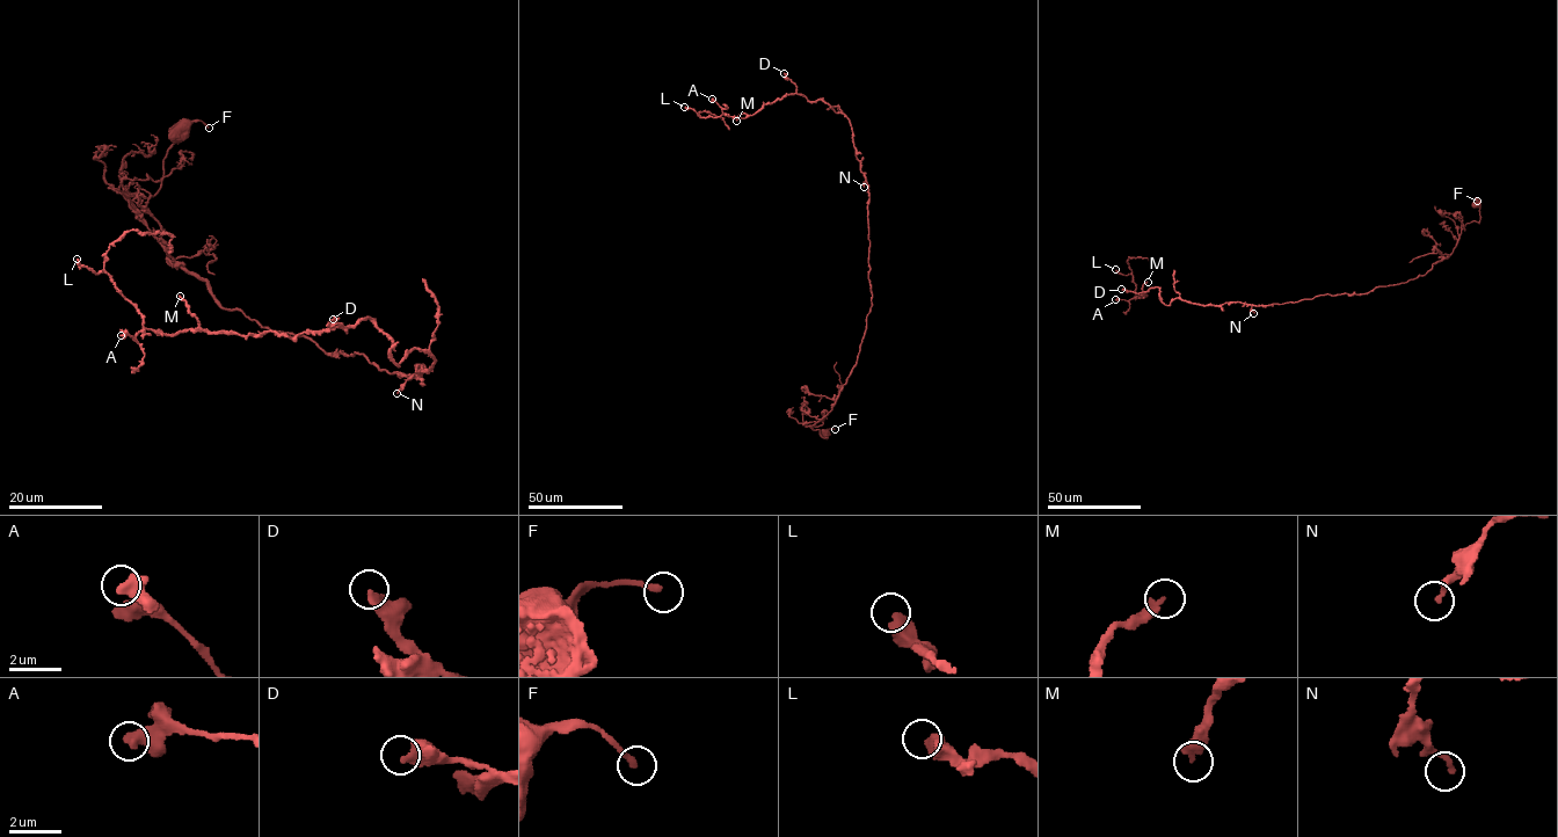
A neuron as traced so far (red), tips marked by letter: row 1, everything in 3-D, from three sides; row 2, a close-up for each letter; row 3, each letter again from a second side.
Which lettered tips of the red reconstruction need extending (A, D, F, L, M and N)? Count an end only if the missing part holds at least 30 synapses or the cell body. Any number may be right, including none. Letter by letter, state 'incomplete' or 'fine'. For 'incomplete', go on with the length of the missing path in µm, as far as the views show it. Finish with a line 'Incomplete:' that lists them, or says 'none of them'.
A: incomplete; about 15 µm are missing
D: fine
F: fine
L: fine
M: incomplete; about 15 µm are missing
N: fine
Incomplete: A, M

